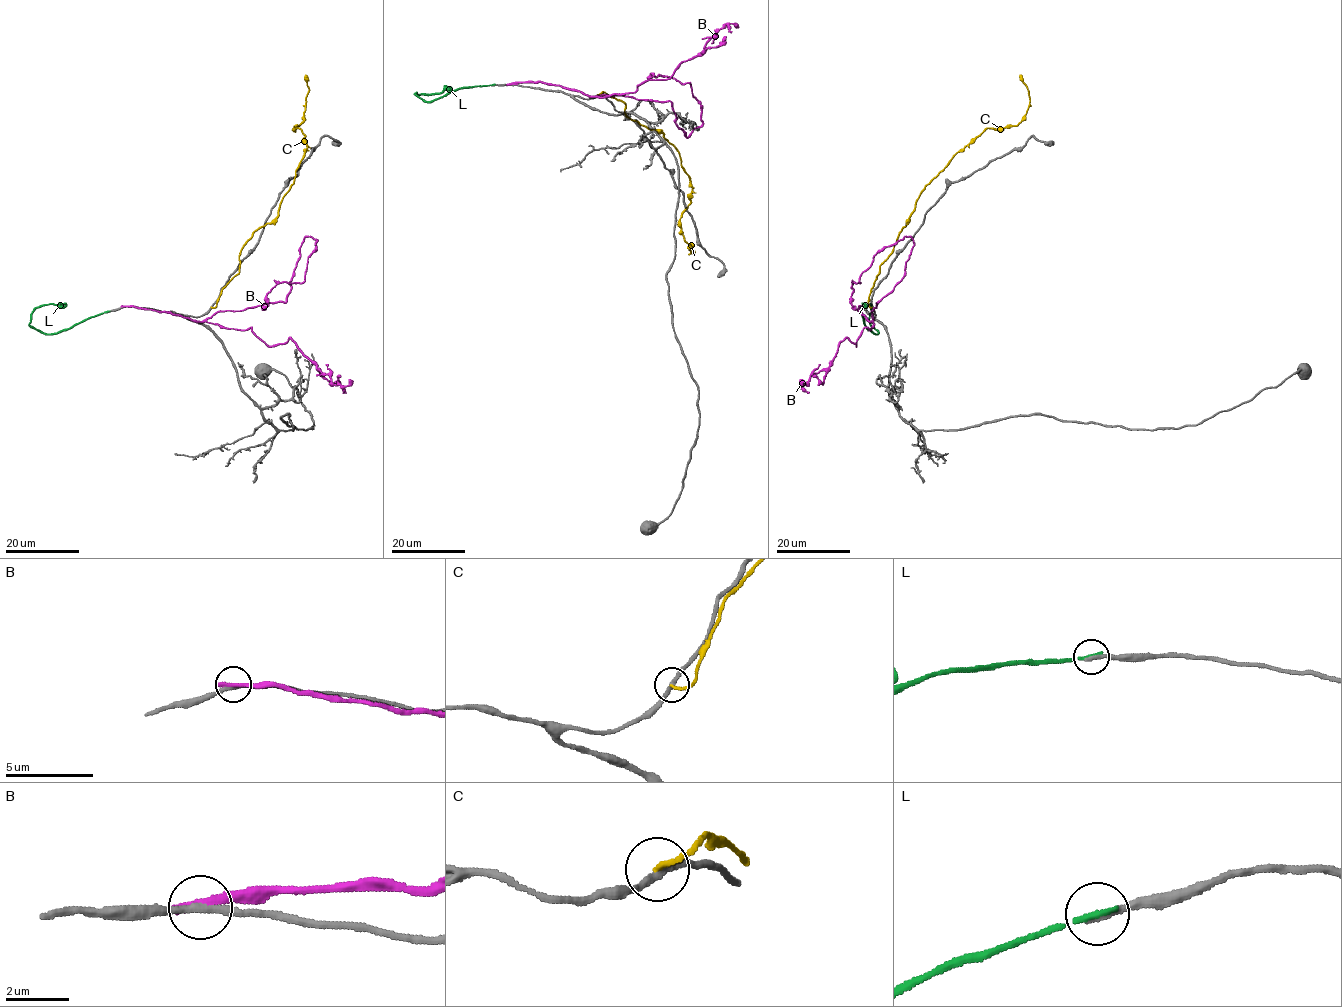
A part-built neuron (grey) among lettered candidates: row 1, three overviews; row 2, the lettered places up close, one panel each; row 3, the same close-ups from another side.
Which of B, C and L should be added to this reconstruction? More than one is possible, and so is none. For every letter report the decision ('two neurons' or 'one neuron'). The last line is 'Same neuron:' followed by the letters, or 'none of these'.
B: two neurons
C: two neurons
L: two neurons
Same neuron: none of these

